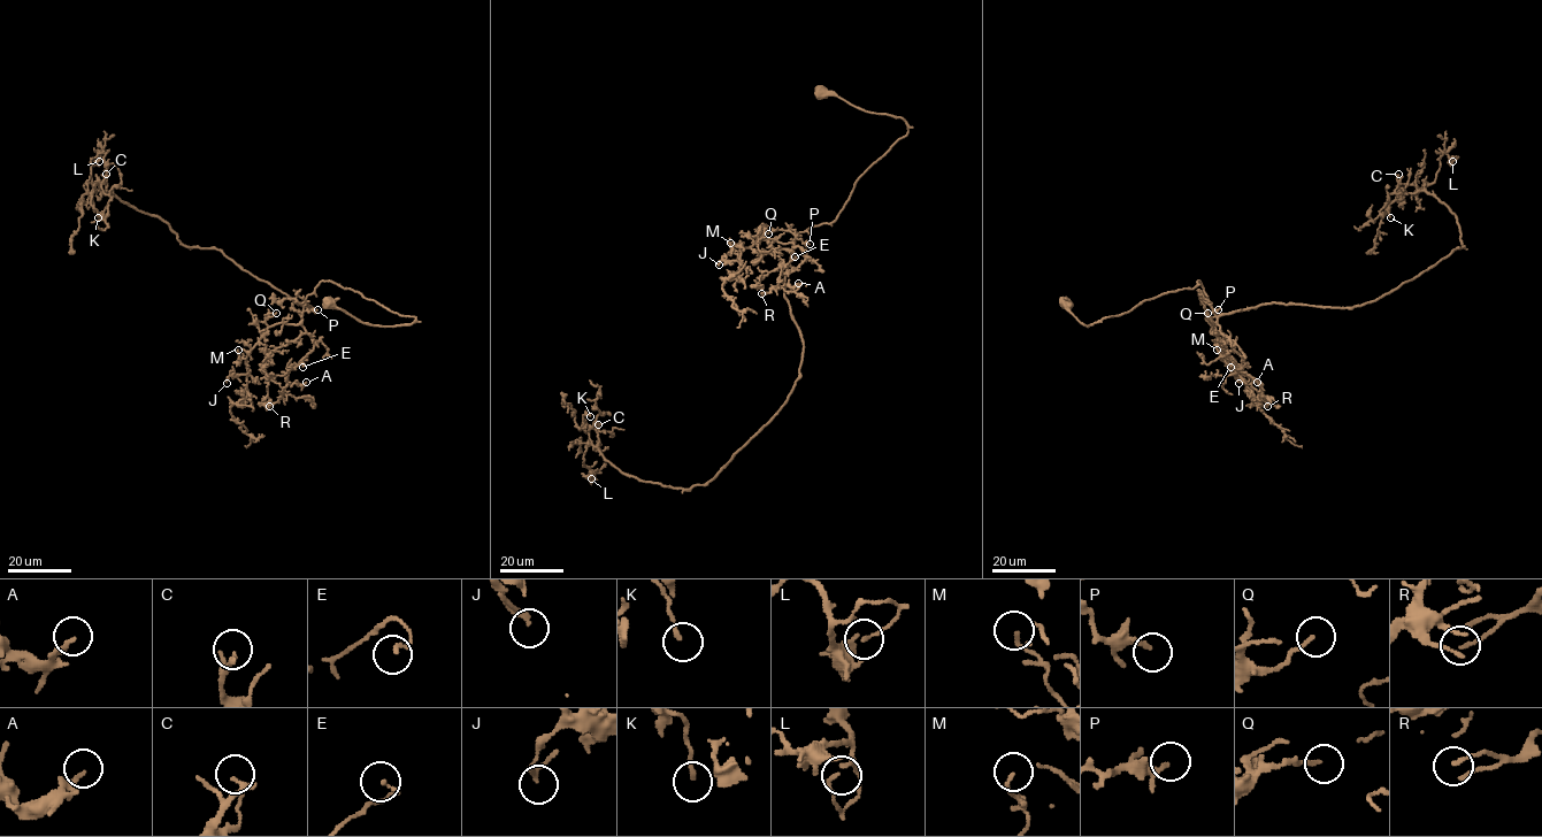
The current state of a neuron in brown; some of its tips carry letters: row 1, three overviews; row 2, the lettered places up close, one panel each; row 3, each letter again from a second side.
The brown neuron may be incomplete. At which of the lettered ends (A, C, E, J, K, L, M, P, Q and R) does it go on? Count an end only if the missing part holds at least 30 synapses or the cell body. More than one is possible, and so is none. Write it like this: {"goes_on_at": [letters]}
{"goes_on_at": ["C"]}

